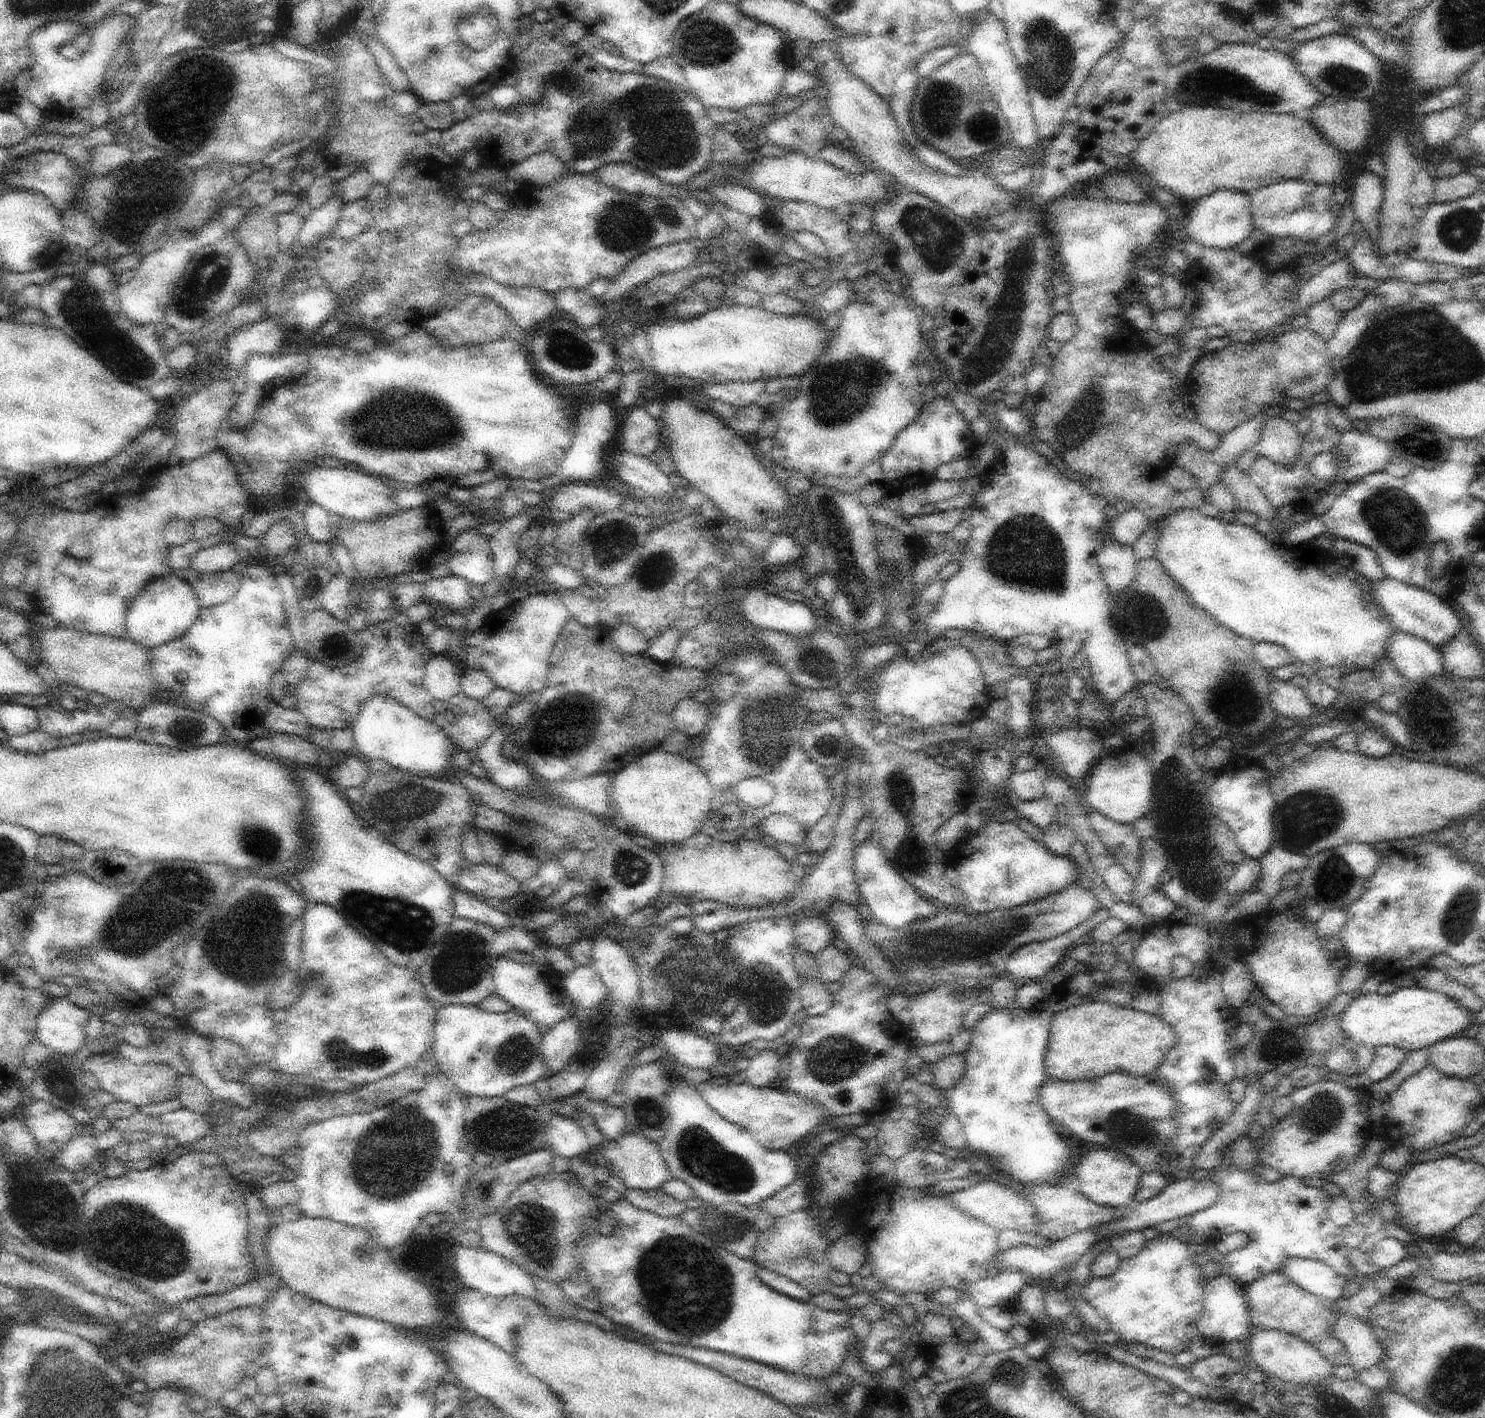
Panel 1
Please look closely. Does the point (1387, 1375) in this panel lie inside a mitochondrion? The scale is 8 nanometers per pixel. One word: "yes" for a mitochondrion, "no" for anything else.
no

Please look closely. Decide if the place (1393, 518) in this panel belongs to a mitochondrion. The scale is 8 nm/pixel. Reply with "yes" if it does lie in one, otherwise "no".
yes

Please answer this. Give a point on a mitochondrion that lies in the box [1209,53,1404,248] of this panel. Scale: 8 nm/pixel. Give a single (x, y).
(1340, 79)

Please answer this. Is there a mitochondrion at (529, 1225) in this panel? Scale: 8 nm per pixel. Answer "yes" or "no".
yes

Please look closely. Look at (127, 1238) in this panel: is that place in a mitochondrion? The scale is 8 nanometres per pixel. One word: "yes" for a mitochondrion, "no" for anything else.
yes

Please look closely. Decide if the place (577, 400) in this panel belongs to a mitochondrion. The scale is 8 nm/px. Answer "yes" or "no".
no

